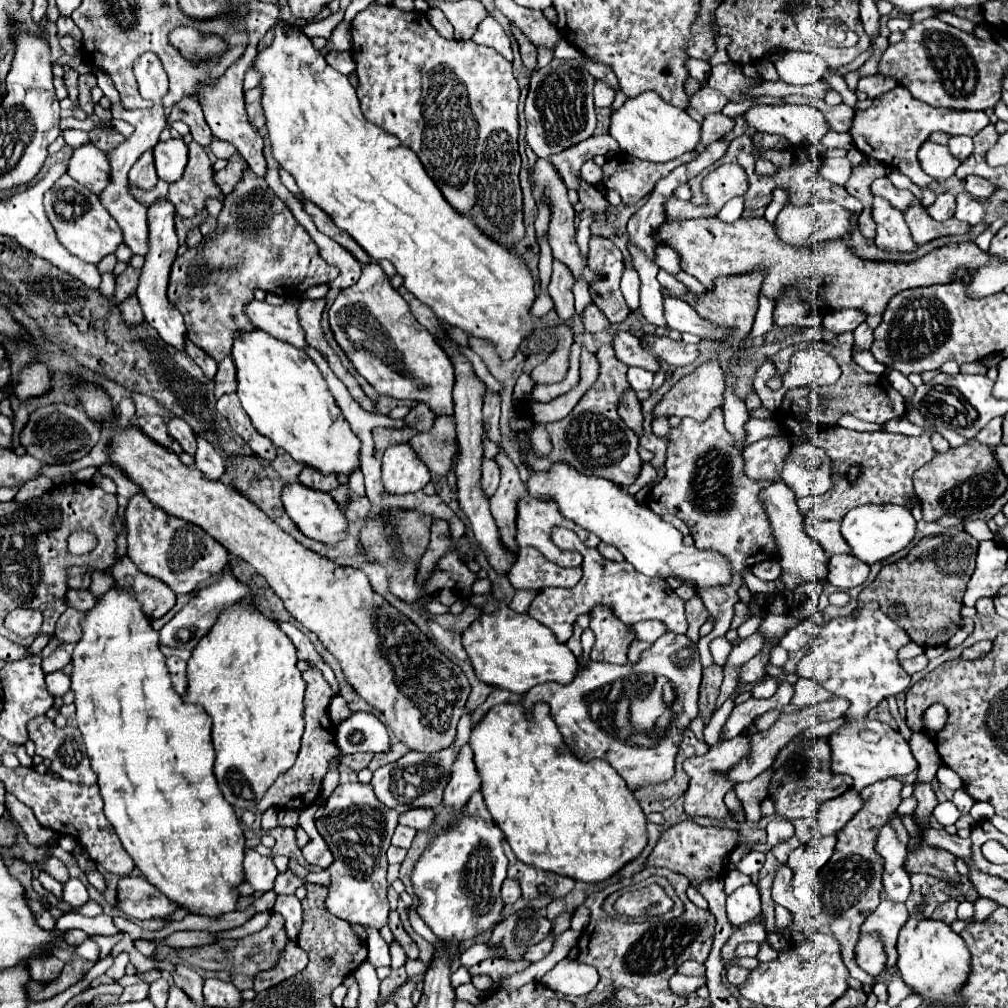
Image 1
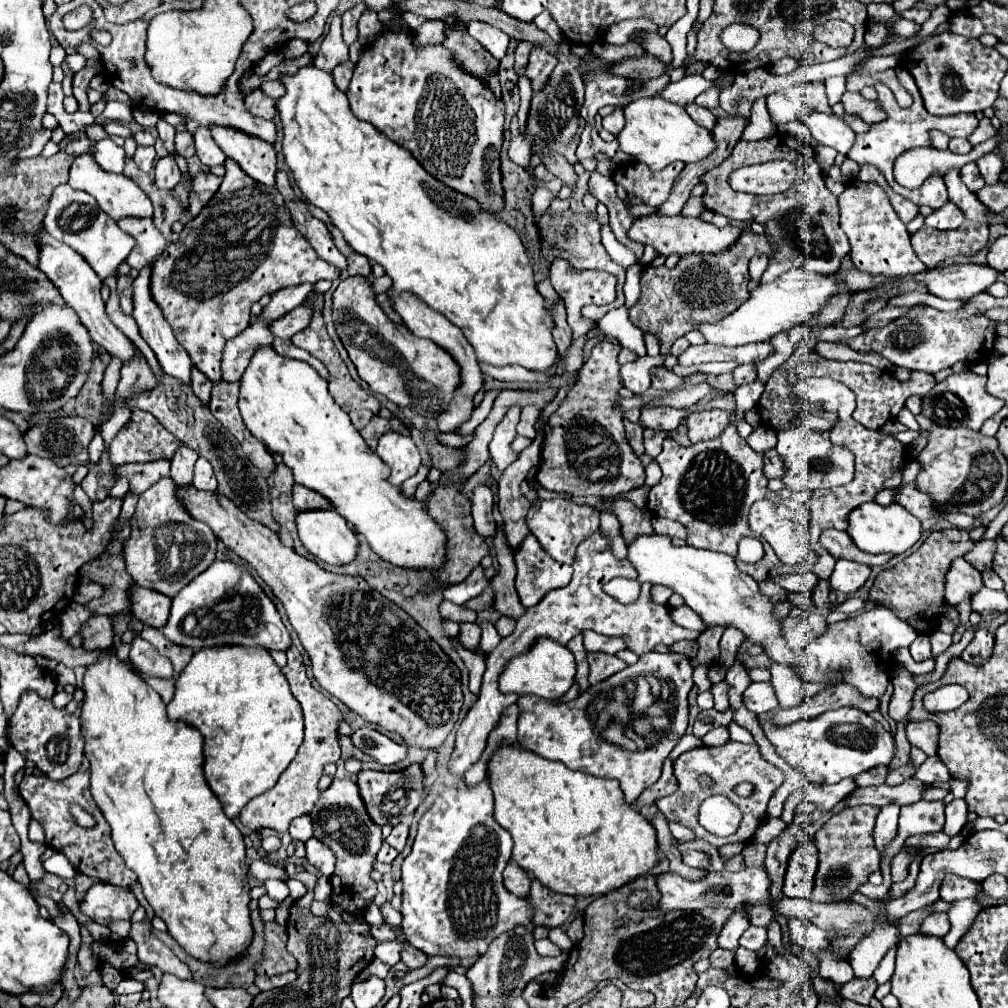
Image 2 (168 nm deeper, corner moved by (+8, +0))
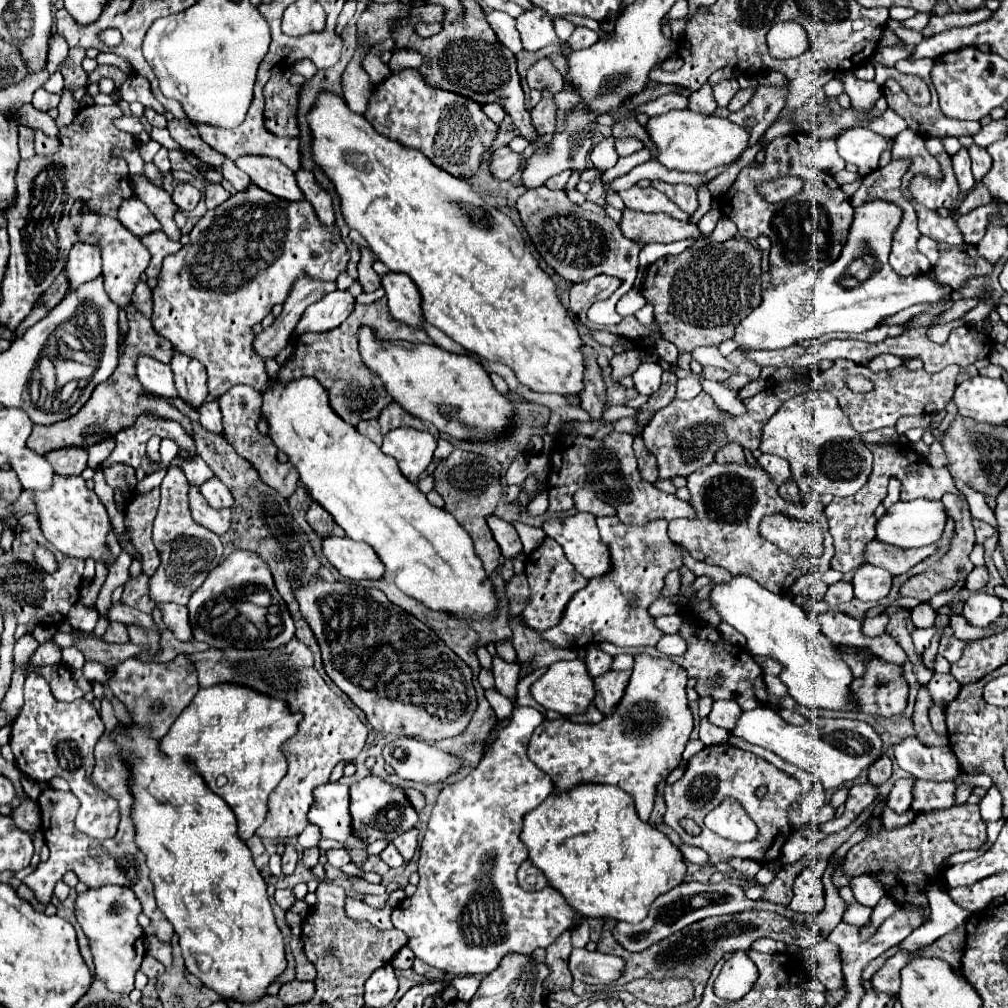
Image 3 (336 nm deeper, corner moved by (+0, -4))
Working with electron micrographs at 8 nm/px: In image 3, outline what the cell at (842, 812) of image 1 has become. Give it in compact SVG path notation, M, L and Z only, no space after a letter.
M915 779L913 789L913 813L927 813L935 809L947 809L953 805L955 785L953 781L919 781Z

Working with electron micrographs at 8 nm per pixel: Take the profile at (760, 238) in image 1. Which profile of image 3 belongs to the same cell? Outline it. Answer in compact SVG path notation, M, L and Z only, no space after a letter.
M625 209L621 219L621 231L631 241L645 241L645 243L673 243L681 239L699 239L703 233L695 223L677 221L663 213L647 215L639 211Z

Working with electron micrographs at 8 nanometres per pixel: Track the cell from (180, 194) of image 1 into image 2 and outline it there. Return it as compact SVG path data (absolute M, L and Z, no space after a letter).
M183 131L175 135L175 149L179 151L179 155L183 155L185 159L189 159L191 155L195 155L195 147L193 147L193 135Z

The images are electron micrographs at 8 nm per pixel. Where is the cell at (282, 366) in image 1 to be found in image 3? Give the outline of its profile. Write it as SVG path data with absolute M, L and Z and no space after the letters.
M267 359L265 369L271 381L267 391L261 393L261 415L269 425L267 435L271 437L275 447L287 453L289 461L297 467L301 483L305 485L309 495L319 505L323 505L323 509L327 509L333 515L335 523L341 525L347 533L347 537L323 537L323 555L327 557L327 561L345 579L353 581L377 579L383 575L383 571L387 571L405 595L421 601L433 611L447 611L463 617L475 615L475 619L491 617L491 613L497 607L491 581L485 575L483 565L473 551L473 541L469 533L455 521L455 517L431 505L425 493L421 493L415 483L407 481L399 473L397 461L393 457L387 457L379 445L371 443L371 439L363 437L357 431L357 427L347 425L347 421L343 421L335 411L331 411L327 389L323 389L319 381L315 381L313 377L299 377L295 381L283 383L277 377L279 365L275 363L275 359Z

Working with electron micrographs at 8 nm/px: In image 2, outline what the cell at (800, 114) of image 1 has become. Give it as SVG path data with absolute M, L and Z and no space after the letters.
M815 111L813 115L809 115L807 125L821 145L833 147L841 155L847 155L855 143L855 131L845 123L843 117Z

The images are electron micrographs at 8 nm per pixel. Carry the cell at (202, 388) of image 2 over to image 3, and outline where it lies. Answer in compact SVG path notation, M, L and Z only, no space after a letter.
M209 401L203 403L199 409L199 421L205 429L213 431L213 433L223 433L223 425L221 425L221 411L219 411L219 403L217 401Z

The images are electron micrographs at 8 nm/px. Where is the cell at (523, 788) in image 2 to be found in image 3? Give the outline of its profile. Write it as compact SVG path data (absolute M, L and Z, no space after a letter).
M575 785L567 793L551 793L531 813L523 817L521 841L529 849L529 859L539 867L549 885L585 917L613 917L617 921L639 923L647 917L649 905L657 895L667 893L685 877L681 851L659 829L639 821L635 803L623 789L613 785Z

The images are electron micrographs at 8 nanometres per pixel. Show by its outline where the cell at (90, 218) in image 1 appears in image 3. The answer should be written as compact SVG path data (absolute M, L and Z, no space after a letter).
M77 201L71 207L71 225L75 225L75 233L81 243L99 245L99 253L103 259L103 283L105 283L107 295L119 307L127 307L131 303L131 293L133 293L141 273L149 265L151 257L149 257L147 247L143 247L141 241L129 229L123 229L121 221L117 221L113 217L103 217L101 213L91 213L91 209L87 209L87 205L83 205L83 201Z

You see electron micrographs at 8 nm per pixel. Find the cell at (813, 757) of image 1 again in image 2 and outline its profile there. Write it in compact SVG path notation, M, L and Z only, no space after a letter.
M851 779L839 781L835 785L815 785L815 783L807 783L803 787L803 791L809 795L809 799L817 805L819 811L831 811L839 801L847 799L853 789L855 789L855 781L851 781Z

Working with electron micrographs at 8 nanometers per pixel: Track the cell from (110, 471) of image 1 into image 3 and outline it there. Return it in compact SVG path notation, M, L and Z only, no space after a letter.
M79 447L55 449L47 453L45 459L59 475L79 475L87 467L87 449L79 449Z

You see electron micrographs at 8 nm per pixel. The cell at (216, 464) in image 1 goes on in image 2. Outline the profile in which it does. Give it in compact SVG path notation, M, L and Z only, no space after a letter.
M199 457L199 461L195 463L193 485L199 491L217 491L217 479L215 479L213 467L205 457Z

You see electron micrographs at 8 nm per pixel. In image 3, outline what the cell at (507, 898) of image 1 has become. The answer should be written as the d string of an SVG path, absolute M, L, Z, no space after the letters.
M525 861L517 871L517 881L525 891L541 891L547 887L545 875L531 865L531 861Z

